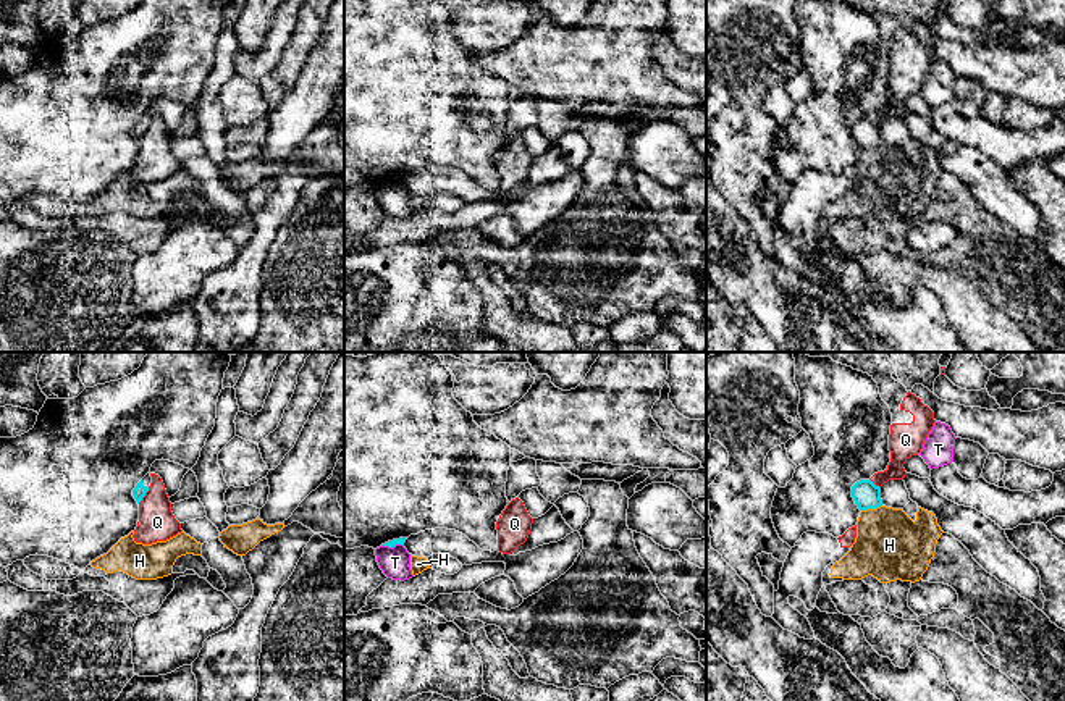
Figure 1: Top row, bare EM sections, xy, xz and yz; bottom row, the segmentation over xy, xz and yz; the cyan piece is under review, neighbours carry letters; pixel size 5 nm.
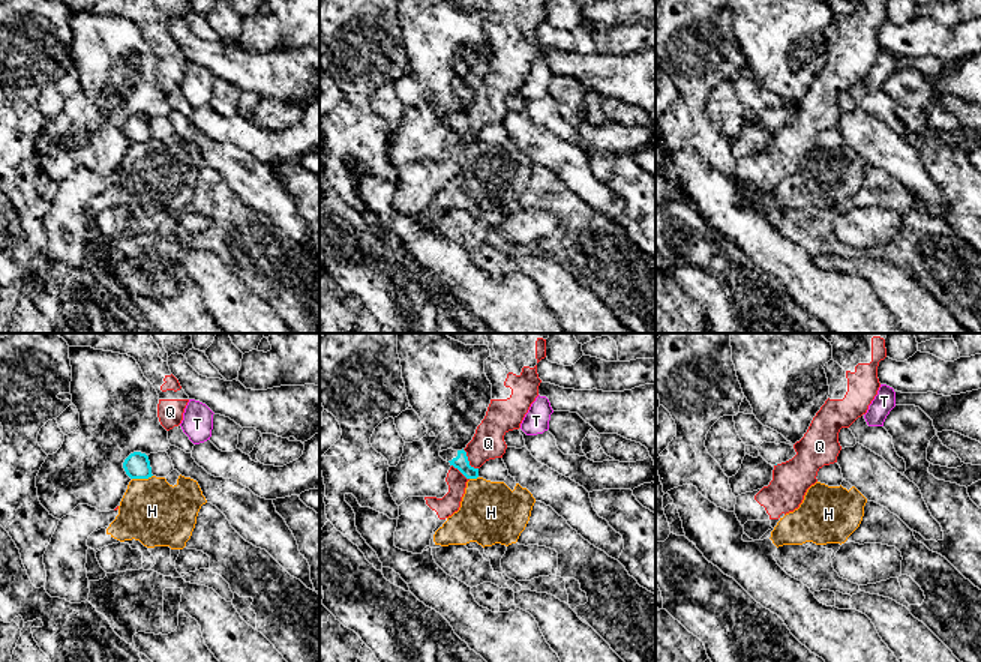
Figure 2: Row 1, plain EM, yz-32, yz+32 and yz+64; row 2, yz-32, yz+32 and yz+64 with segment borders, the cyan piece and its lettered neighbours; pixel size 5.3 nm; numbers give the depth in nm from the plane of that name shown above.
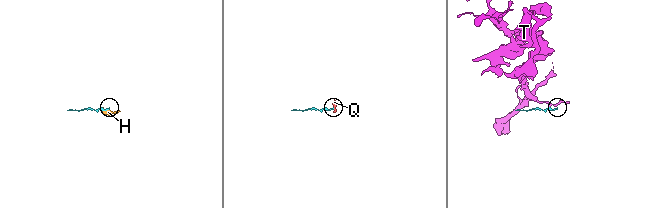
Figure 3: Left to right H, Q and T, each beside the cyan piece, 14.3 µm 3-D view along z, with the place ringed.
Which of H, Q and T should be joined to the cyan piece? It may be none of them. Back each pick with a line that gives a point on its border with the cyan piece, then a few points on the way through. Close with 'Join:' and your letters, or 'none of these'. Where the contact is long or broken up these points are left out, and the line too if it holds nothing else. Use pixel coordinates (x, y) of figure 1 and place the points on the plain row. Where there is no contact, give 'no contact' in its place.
Join: none of these

